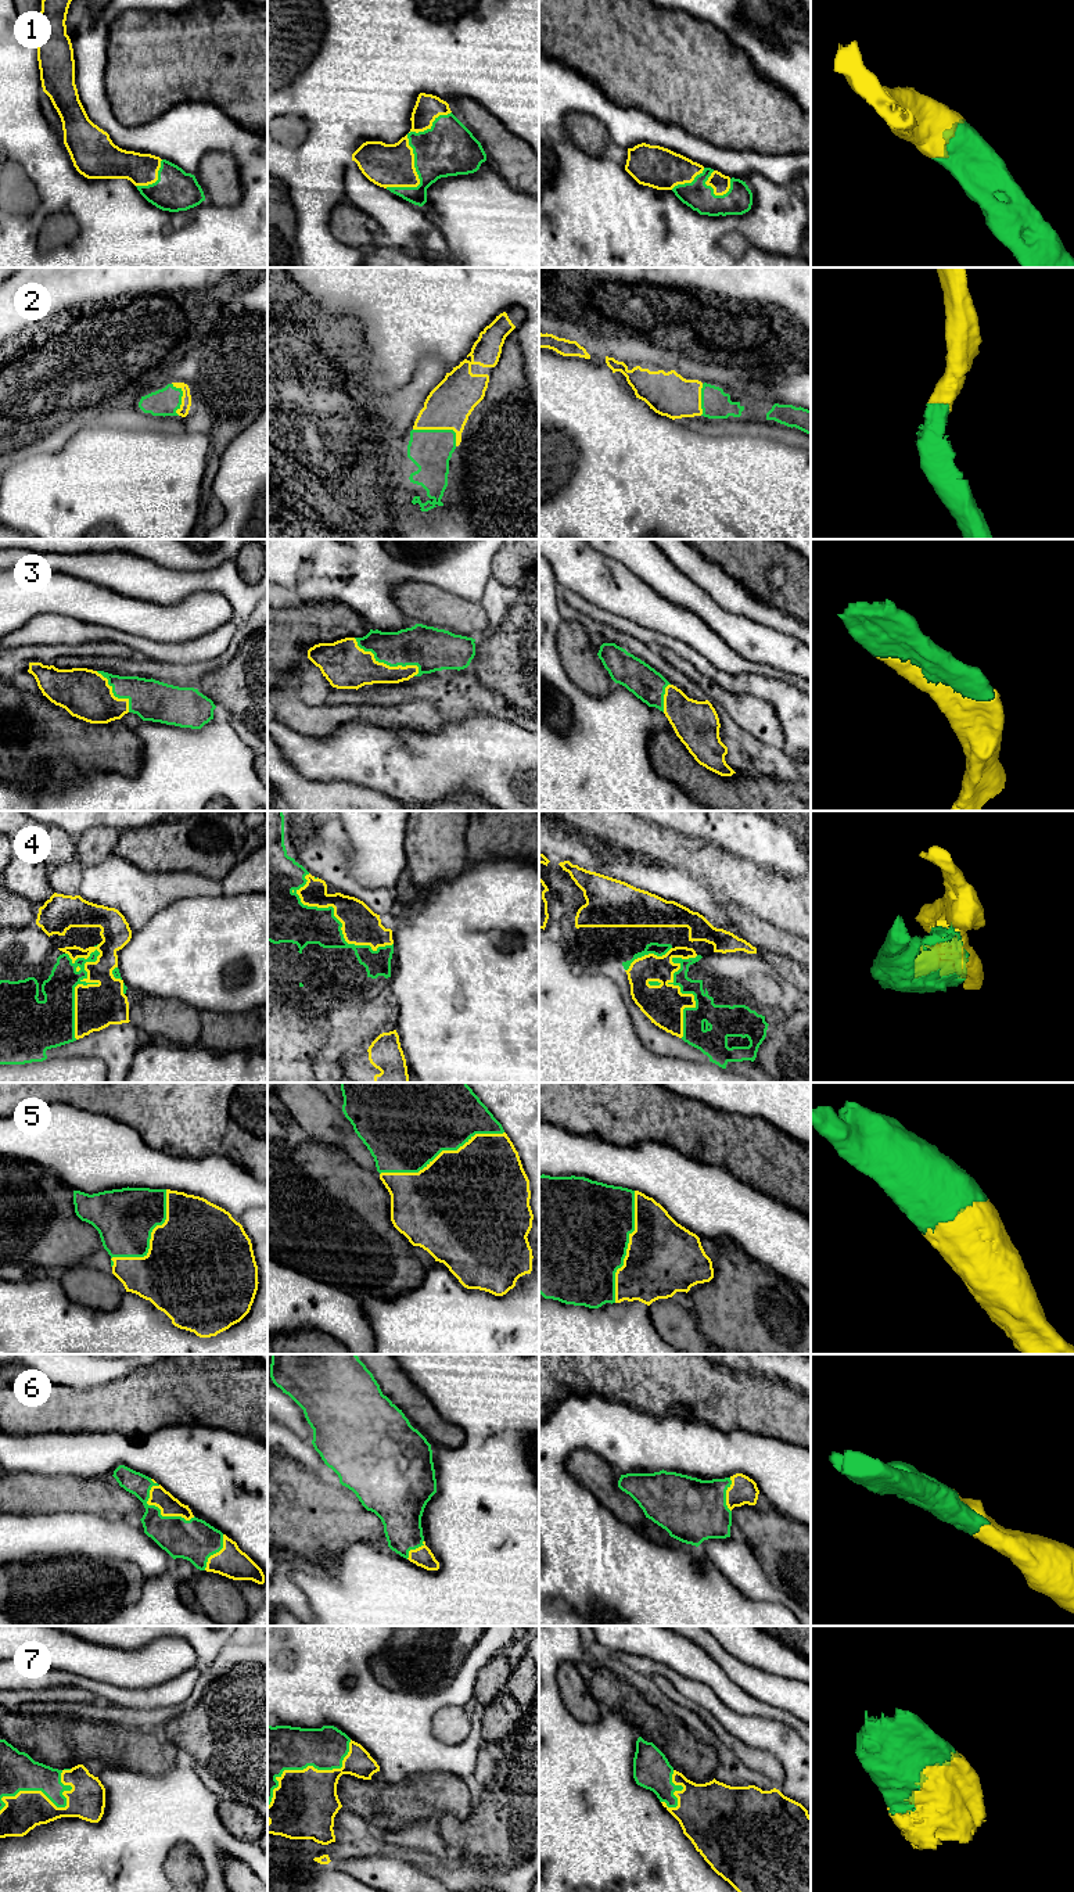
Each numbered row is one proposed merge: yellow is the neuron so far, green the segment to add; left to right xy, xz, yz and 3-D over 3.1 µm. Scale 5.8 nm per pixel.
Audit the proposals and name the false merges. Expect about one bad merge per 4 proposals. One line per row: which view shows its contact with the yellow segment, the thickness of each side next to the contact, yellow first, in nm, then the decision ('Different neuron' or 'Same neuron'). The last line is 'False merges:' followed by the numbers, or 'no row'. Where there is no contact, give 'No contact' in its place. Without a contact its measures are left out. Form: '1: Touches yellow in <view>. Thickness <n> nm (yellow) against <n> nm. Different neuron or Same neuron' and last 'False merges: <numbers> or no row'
1: Touches yellow in xz. Thickness 260 nm (yellow) against 320 nm. Same neuron
2: Touches yellow in xz. Thickness 260 nm (yellow) against 240 nm. Same neuron
3: Touches yellow in xz. Thickness 280 nm (yellow) against 240 nm. Same neuron
4: Touches yellow in xy. Thickness 260 nm (yellow) against 280 nm. Different neuron
5: Touches yellow in xz. Thickness 460 nm (yellow) against 500 nm. Same neuron
6: Touches yellow in xy. Thickness 120 nm (yellow) against 240 nm. Same neuron
7: Touches yellow in xy. Thickness 220 nm (yellow) against 200 nm. Same neuron
False merges: 4

